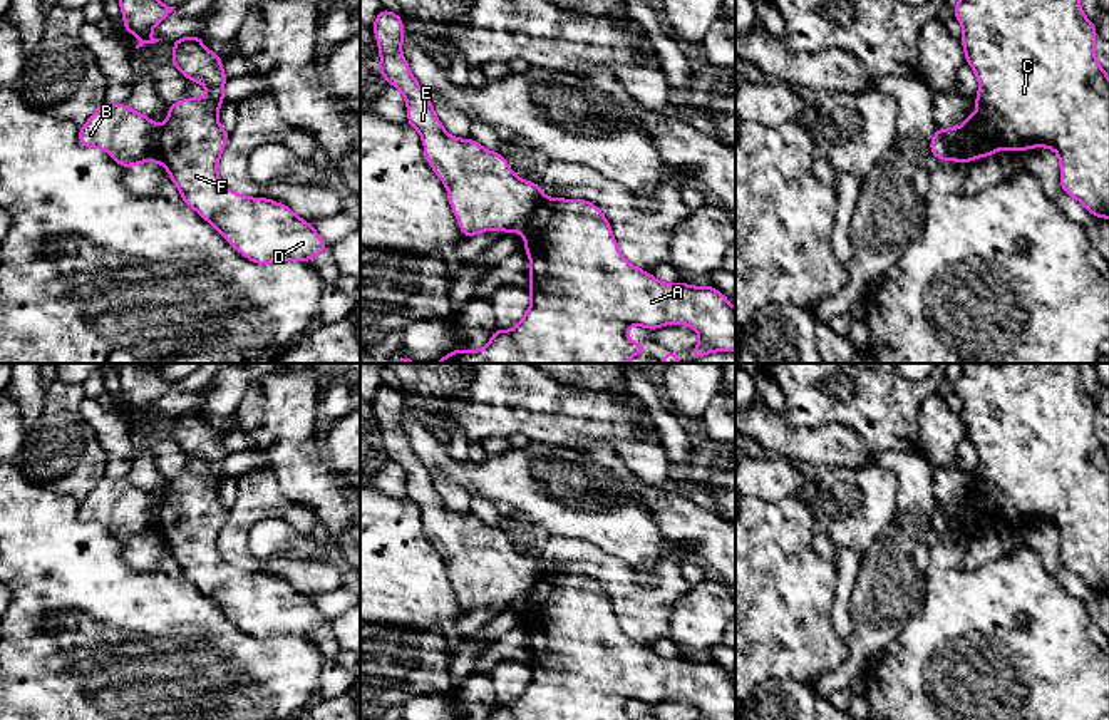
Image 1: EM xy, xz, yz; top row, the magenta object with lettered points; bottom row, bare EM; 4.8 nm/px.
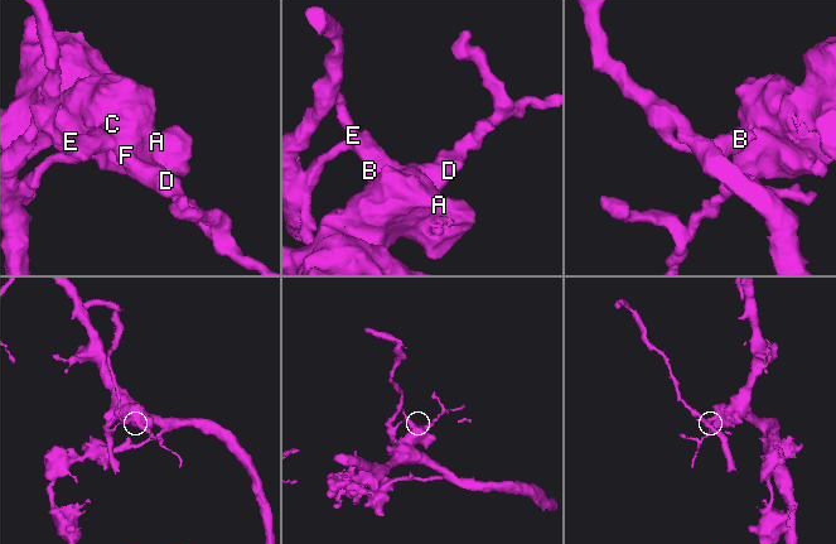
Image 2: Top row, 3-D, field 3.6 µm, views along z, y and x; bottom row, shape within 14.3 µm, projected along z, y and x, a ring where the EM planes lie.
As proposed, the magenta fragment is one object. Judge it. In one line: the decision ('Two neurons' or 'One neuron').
Two neurons

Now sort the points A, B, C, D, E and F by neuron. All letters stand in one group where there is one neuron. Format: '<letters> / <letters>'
A C D F / B E

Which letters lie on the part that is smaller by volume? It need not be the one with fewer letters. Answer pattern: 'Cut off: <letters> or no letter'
Cut off: B, E

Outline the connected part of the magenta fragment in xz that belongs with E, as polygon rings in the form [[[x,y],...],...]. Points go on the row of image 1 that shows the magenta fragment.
[[[382,8],[372,30],[380,52],[377,70],[402,92],[407,124],[420,134],[426,161],[447,188],[462,236],[489,229],[524,233],[528,218],[544,198],[541,186],[518,177],[501,152],[491,152],[471,137],[447,134],[402,55],[400,15]]]

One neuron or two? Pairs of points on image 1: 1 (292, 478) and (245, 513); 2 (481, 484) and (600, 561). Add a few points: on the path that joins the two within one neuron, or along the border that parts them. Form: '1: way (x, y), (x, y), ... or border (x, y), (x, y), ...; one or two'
1: border (270, 468), (280, 491), (312, 511); two
2: border (562, 536), (585, 540), (600, 550); two

